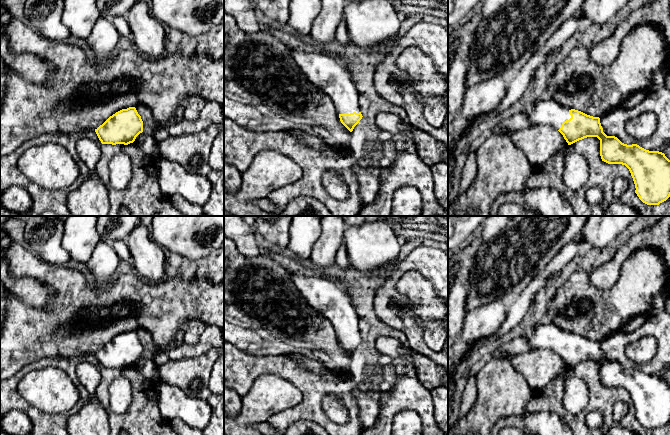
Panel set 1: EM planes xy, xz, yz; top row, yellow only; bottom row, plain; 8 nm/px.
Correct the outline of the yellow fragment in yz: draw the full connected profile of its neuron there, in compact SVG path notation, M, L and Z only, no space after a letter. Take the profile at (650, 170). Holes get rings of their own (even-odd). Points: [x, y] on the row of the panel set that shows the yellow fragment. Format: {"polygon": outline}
{"polygon": "M535 97L534 103L526 112L531 125L551 125L564 137L568 145L587 137L597 137L600 140L600 156L608 164L625 165L633 178L635 193L647 205L659 205L670 197L670 160L664 153L649 151L637 144L627 145L615 136L607 136L603 132L599 117L587 115L581 111L562 106L555 100L545 100Z"}

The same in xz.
{"polygon": "M291 48L290 55L298 70L331 97L341 123L352 132L363 116L360 112L359 91L350 71L333 57L319 52L309 53Z"}

